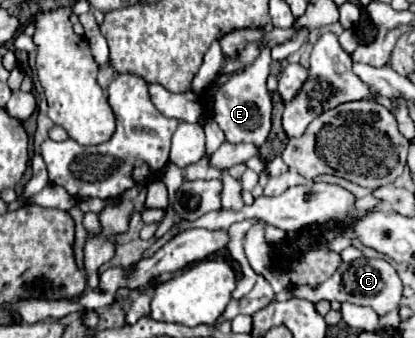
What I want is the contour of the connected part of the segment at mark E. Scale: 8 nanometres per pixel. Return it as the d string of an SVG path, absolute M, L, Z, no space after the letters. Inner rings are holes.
M262 45L260 55L254 59L254 63L246 67L242 73L236 73L234 77L230 77L230 81L222 87L222 93L218 93L212 119L220 125L228 143L234 143L234 145L252 143L260 147L268 139L272 101L266 89L266 77L270 73L270 63L272 63L270 47Z

